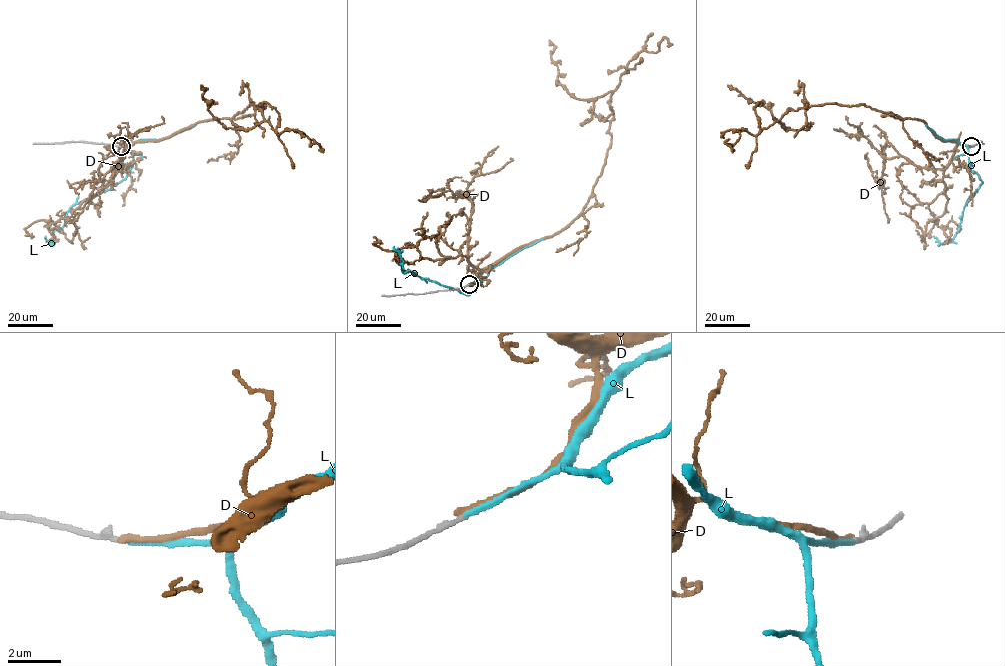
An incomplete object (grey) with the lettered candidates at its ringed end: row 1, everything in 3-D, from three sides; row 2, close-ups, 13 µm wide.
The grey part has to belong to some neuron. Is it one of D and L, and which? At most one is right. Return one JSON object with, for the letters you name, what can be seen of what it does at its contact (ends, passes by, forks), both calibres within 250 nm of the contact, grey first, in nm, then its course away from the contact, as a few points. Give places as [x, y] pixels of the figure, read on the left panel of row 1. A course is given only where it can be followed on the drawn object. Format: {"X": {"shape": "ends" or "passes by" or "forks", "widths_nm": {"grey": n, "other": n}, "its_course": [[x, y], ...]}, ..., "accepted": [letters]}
{"L": {"shape": "ends", "widths_nm": {"grey": 200, "other": 200}, "its_course": [[121, 147], [129, 147], [133, 163], [125, 178], [75, 203], [62, 229], [55, 228], [52, 243], [45, 236]]}, "accepted": ["L"]}

